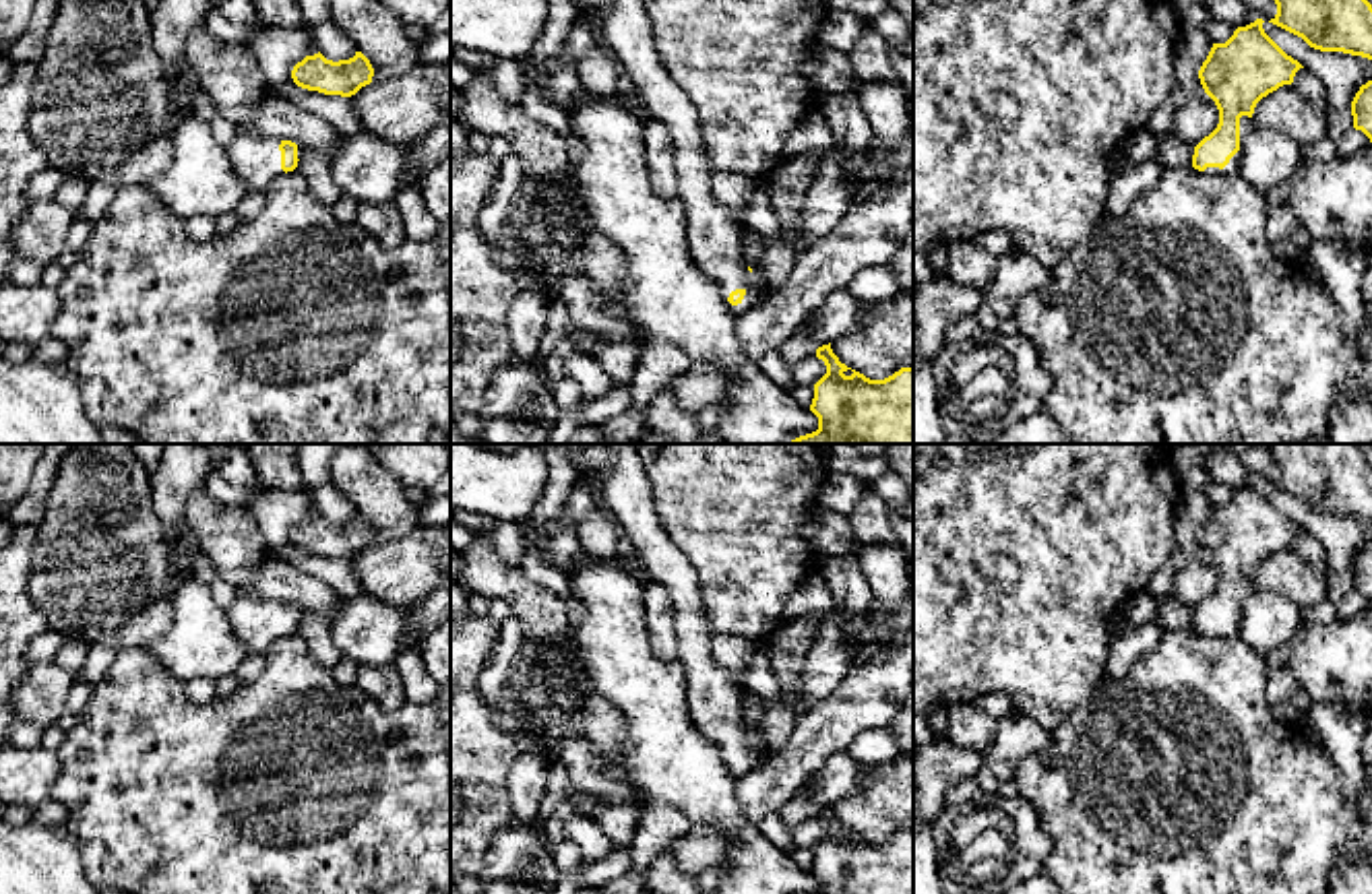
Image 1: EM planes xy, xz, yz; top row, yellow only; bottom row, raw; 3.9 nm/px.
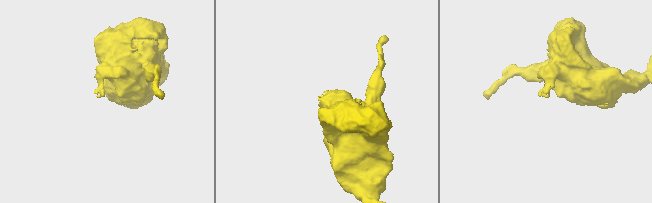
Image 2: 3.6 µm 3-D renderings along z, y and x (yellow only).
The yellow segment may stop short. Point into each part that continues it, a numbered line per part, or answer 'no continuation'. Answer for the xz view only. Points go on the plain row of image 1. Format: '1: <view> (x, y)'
1: xz (625, 492)

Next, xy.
1: xy (257, 622)

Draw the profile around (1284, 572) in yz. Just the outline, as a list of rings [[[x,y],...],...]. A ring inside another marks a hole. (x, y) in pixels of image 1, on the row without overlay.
[[[1283,547],[1256,566],[1252,584],[1306,609],[1327,601],[1331,580],[1327,570],[1308,566],[1291,547]]]

